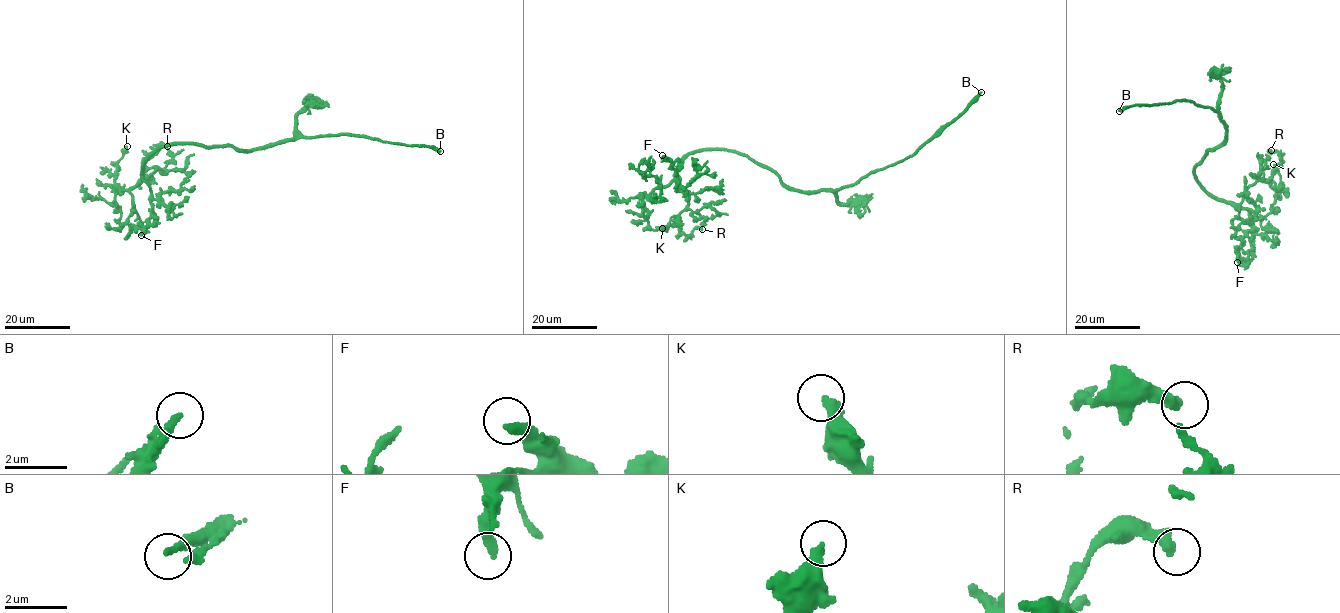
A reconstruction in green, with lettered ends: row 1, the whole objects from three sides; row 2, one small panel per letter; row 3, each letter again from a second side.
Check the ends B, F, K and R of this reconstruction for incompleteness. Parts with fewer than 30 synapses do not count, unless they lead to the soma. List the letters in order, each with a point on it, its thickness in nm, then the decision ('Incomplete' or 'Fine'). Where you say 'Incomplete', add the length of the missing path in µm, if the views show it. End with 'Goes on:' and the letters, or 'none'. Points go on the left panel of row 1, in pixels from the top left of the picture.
B: Place: (440, 151). Thickness 240 nm. Incomplete. Missing length about 20 µm
F: Place: (141, 235). Thickness 320 nm. Fine
K: Place: (127, 146). Thickness 380 nm. Fine
R: Place: (167, 146). Thickness 360 nm. Fine
Goes on: B

